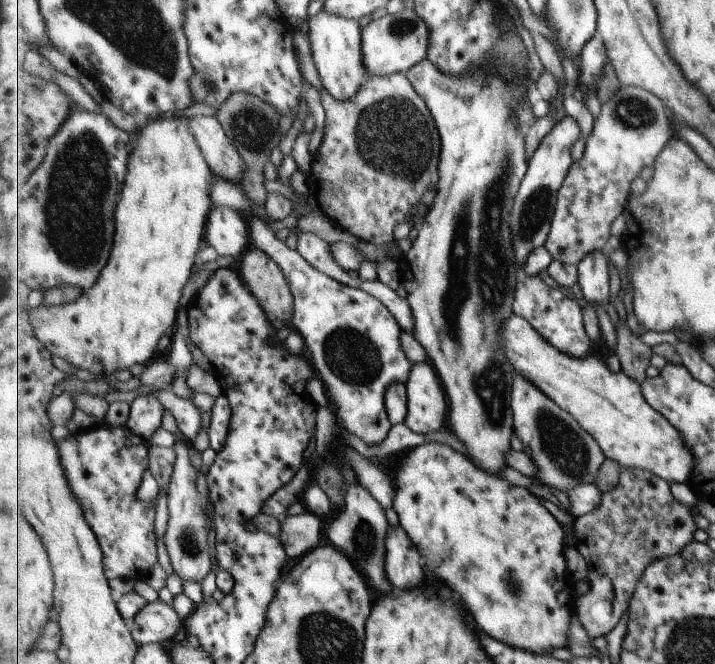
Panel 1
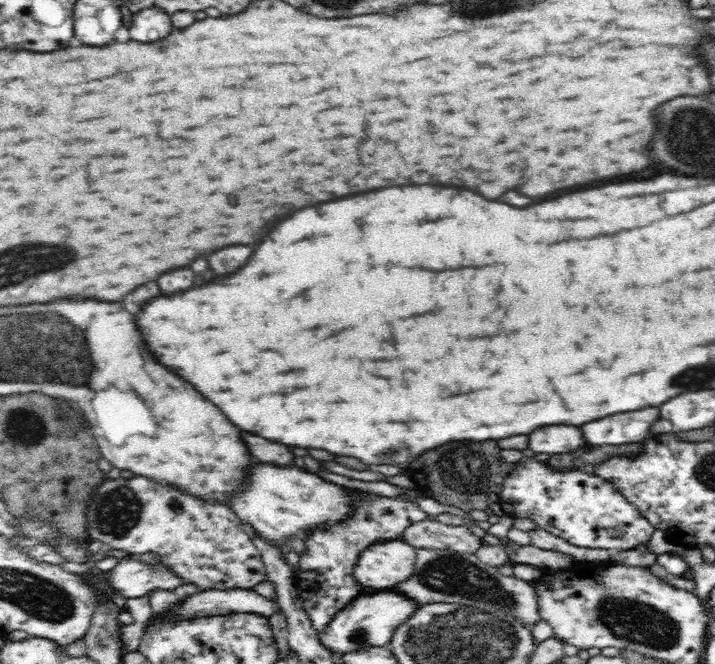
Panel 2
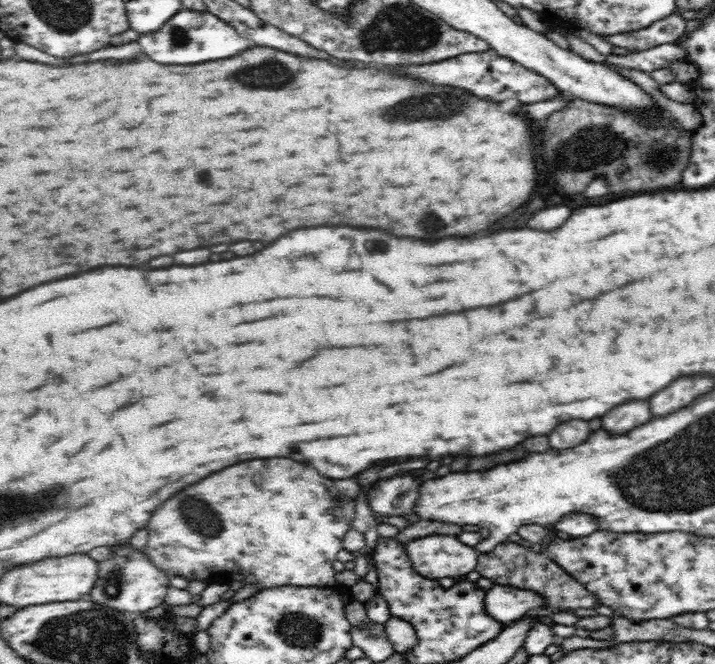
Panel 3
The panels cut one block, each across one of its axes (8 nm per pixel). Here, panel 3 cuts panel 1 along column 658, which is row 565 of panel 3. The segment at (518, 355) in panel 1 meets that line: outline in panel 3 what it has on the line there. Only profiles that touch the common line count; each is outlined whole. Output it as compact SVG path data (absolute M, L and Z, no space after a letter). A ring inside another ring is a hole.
M428 536L428 538L414 539L414 542L406 544L406 556L412 562L412 568L416 574L424 576L424 579L438 580L439 582L451 582L455 577L464 577L475 570L478 562L478 551L470 546L464 546L452 536Z

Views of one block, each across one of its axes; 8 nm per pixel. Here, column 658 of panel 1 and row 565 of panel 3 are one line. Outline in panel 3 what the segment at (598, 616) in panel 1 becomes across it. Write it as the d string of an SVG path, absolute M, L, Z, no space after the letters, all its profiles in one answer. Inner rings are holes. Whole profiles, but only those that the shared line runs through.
M505 541L486 554L480 553L475 570L482 578L492 580L493 585L510 586L534 593L543 600L544 607L556 608L556 610L580 610L580 608L586 610L586 608L596 608L601 605L601 600L584 584L581 584L554 560L545 556L544 552L532 552L531 549L514 542Z

